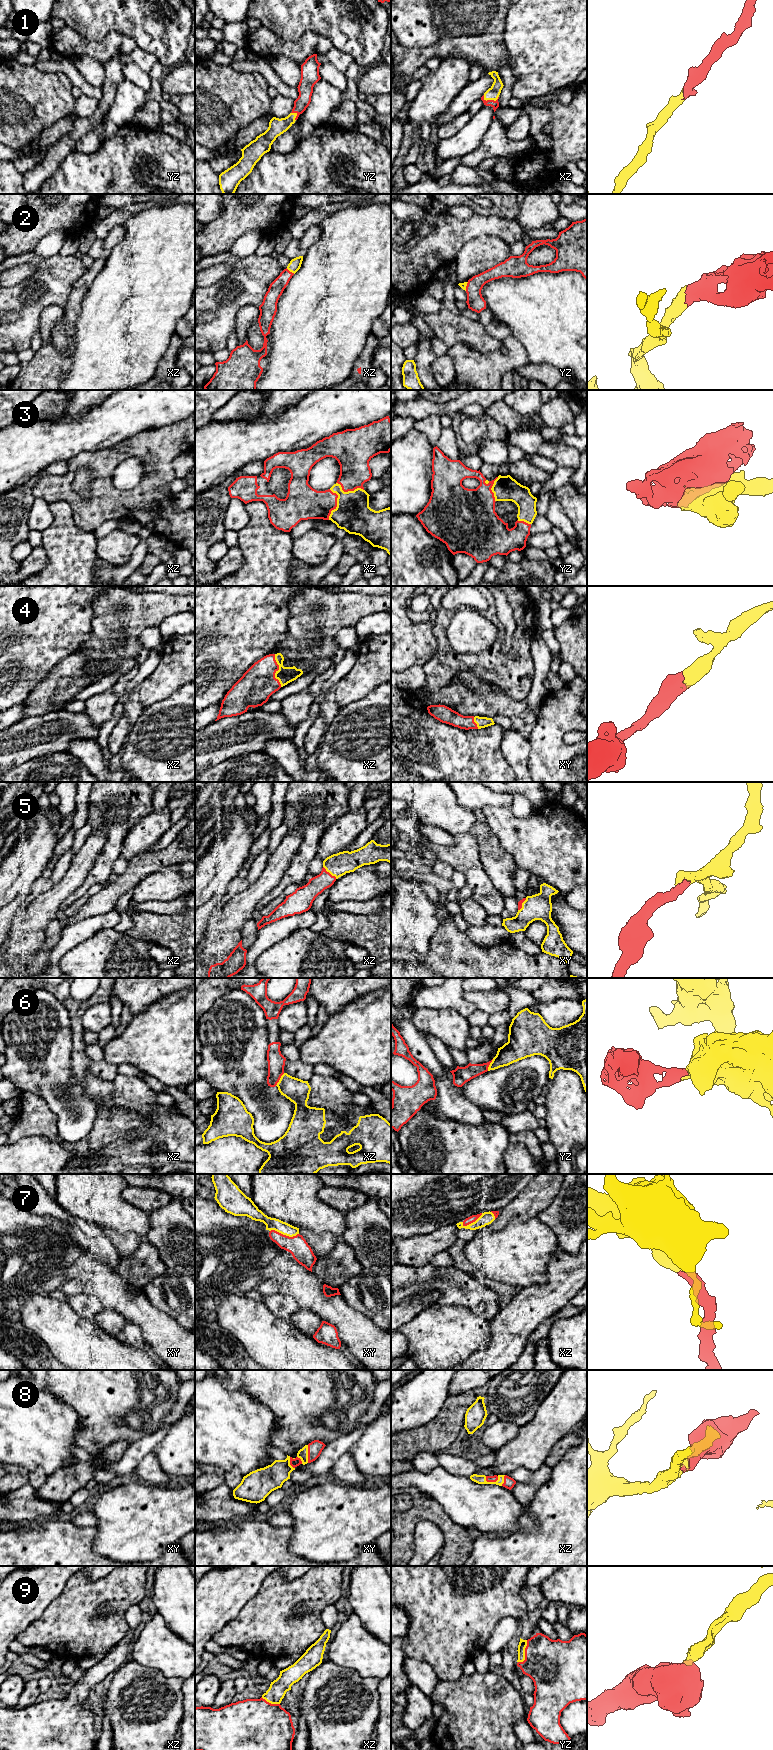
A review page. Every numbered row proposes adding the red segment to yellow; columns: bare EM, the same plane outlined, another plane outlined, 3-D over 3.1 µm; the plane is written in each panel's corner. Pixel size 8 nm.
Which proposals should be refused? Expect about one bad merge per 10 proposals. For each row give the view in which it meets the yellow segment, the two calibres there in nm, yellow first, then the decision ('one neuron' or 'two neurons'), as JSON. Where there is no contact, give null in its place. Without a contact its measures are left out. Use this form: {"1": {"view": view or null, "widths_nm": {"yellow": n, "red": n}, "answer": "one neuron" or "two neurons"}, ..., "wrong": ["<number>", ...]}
{"1": {"view": "xz", "widths_nm": {"yellow": 100, "red": 60}, "answer": "one neuron"}, "2": {"view": "xz", "widths_nm": {"yellow": 90, "red": 120}, "answer": "one neuron"}, "3": {"view": "xz", "widths_nm": {"yellow": 280, "red": 260}, "answer": "one neuron"}, "4": {"view": "xz", "widths_nm": {"yellow": 140, "red": 280}, "answer": "one neuron"}, "5": {"view": "xz", "widths_nm": {"yellow": 180, "red": 140}, "answer": "one neuron"}, "6": {"view": "xz", "widths_nm": {"yellow": 190, "red": 140}, "answer": "one neuron"}, "7": {"view": "xy", "widths_nm": {"yellow": 100, "red": 160}, "answer": "one neuron"}, "8": {"view": "xz", "widths_nm": {"yellow": 80, "red": 50}, "answer": "one neuron"}, "9": {"view": "yz", "widths_nm": {"yellow": 70, "red": 400}, "answer": "one neuron"}, "wrong": []}

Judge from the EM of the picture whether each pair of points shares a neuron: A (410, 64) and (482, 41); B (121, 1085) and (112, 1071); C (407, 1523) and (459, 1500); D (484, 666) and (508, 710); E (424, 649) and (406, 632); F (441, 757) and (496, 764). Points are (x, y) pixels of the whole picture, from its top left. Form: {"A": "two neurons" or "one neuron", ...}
{"A": "one neuron", "B": "two neurons", "C": "two neurons", "D": "two neurons", "E": "one neuron", "F": "one neuron"}

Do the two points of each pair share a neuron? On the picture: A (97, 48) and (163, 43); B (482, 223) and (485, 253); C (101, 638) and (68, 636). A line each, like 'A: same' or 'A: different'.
A: different
B: different
C: different

